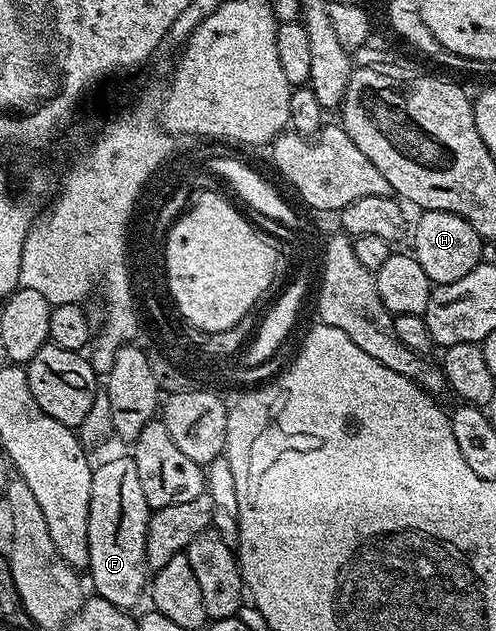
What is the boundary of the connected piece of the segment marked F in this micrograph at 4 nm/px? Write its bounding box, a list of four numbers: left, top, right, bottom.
[88,458,151,609]

